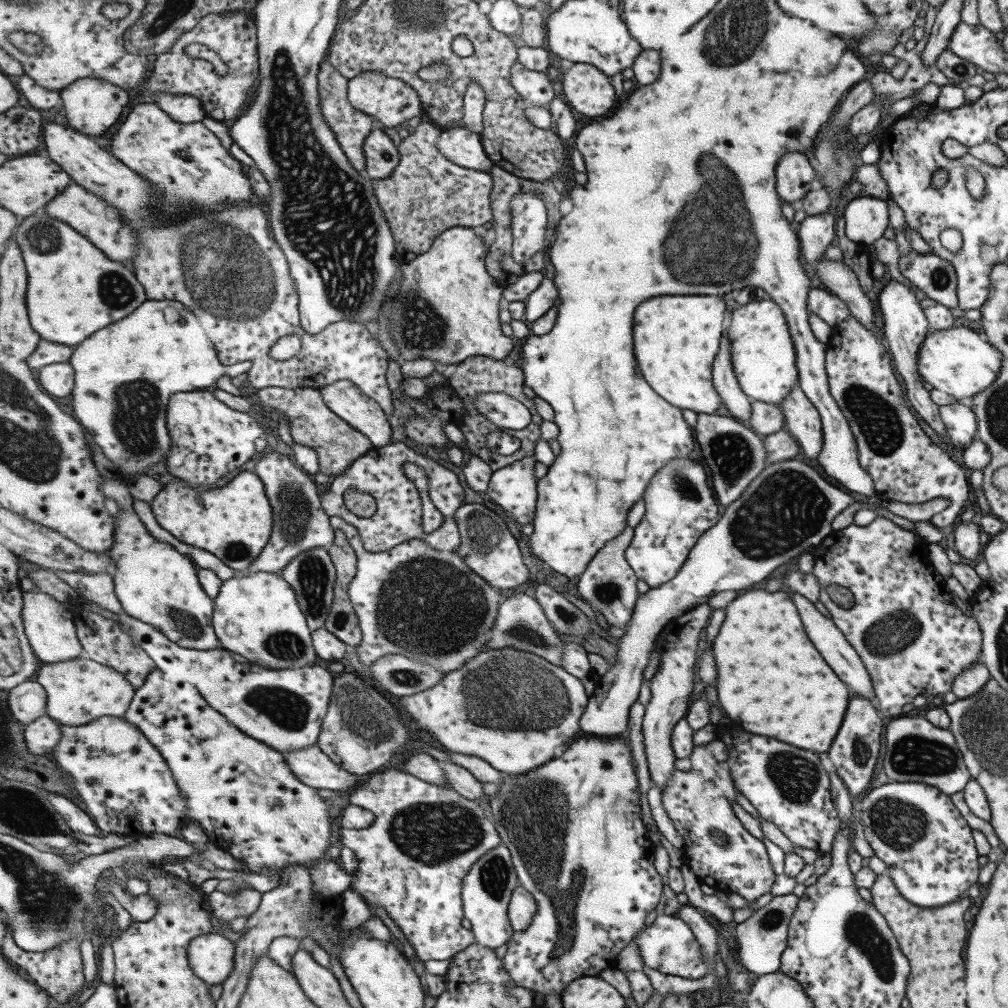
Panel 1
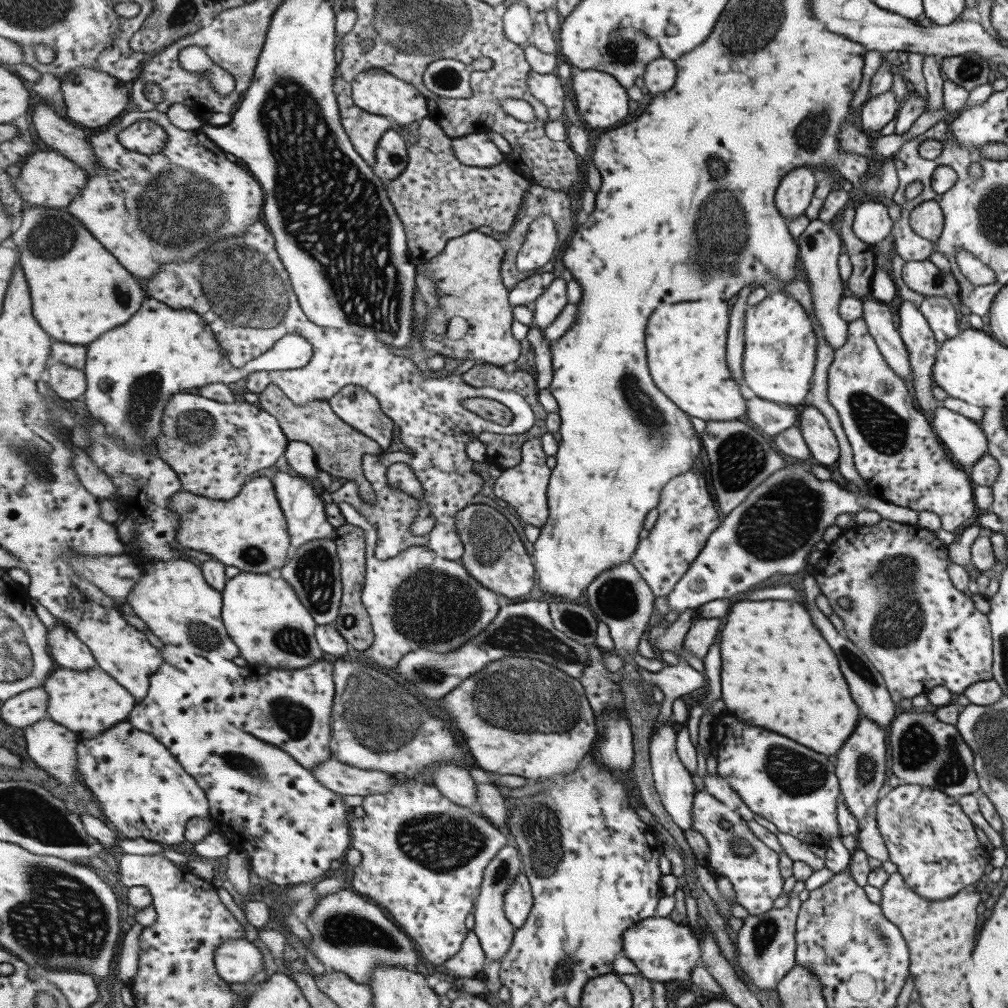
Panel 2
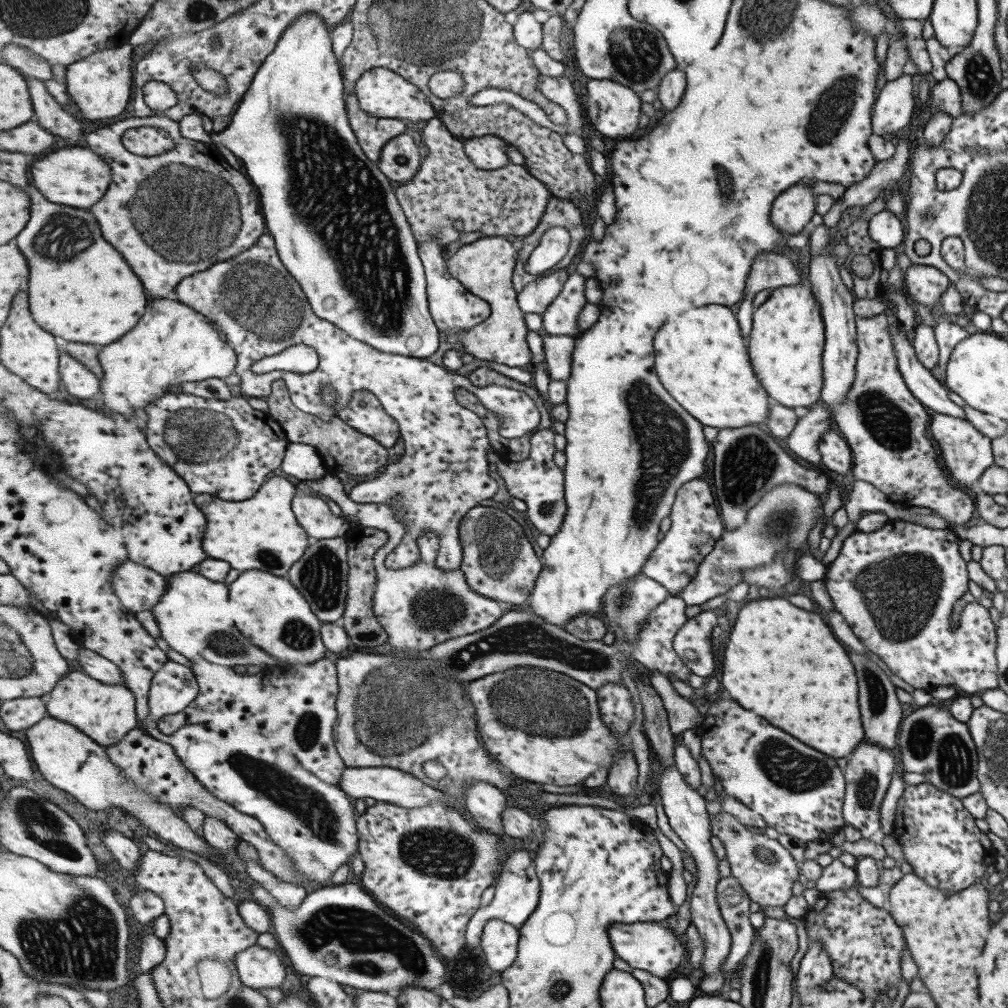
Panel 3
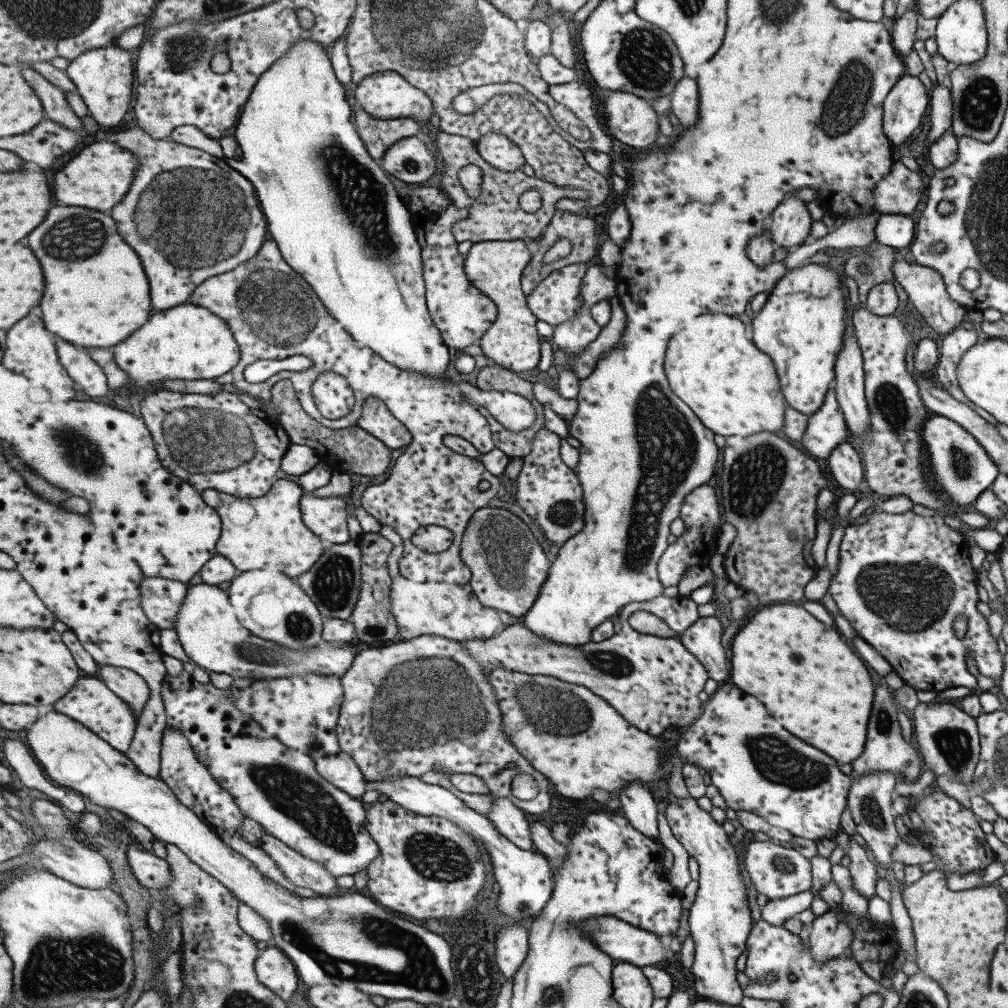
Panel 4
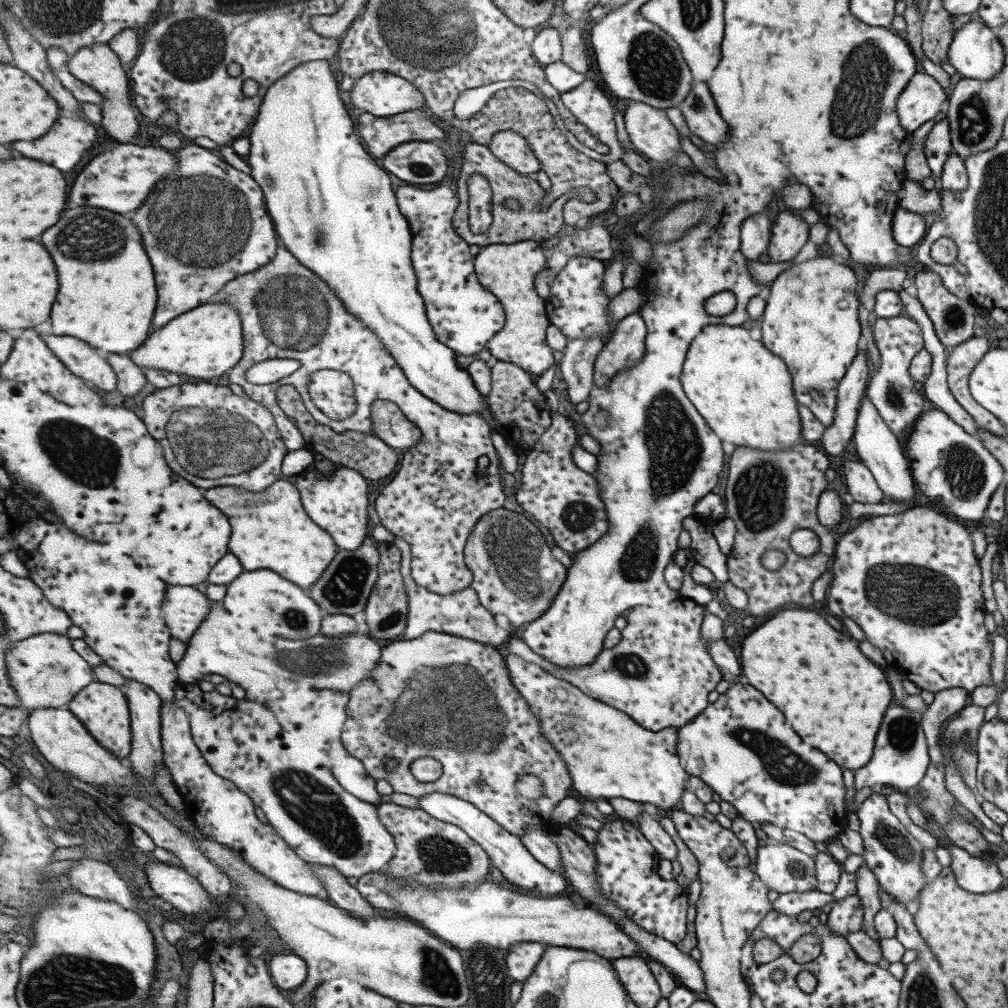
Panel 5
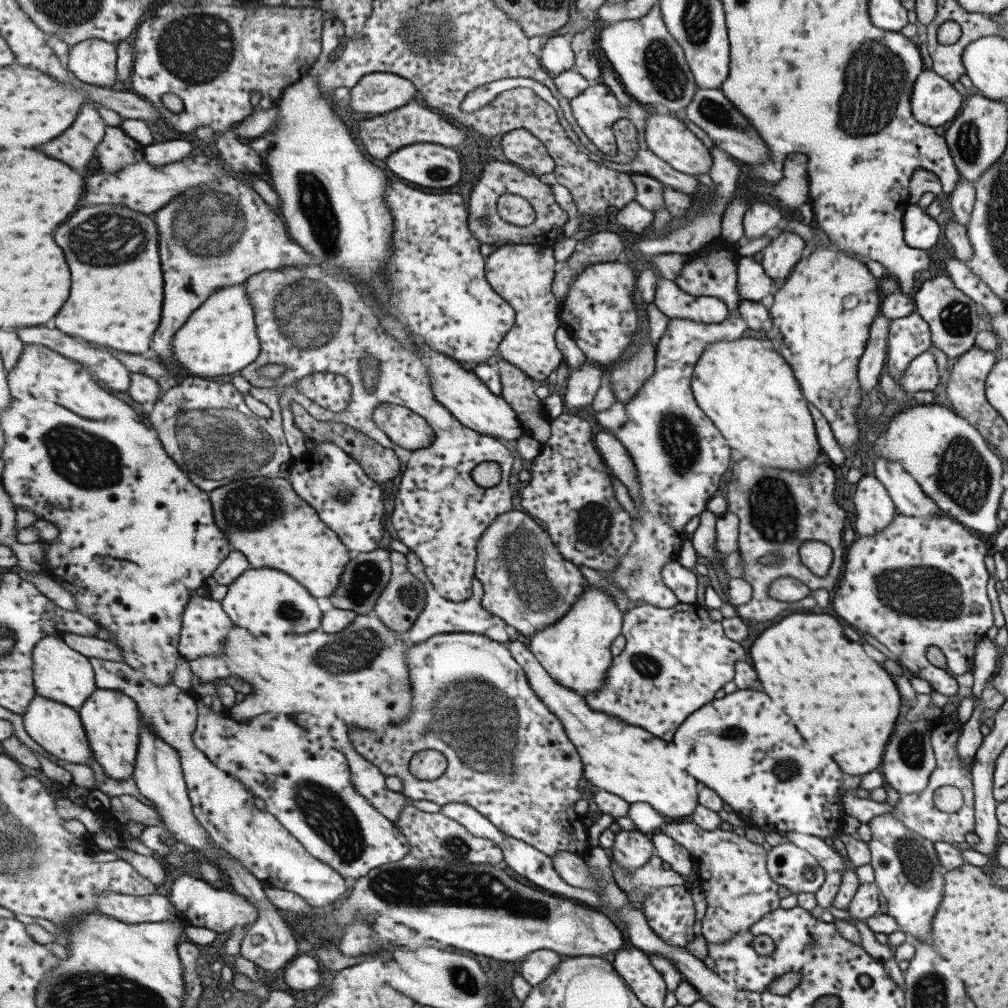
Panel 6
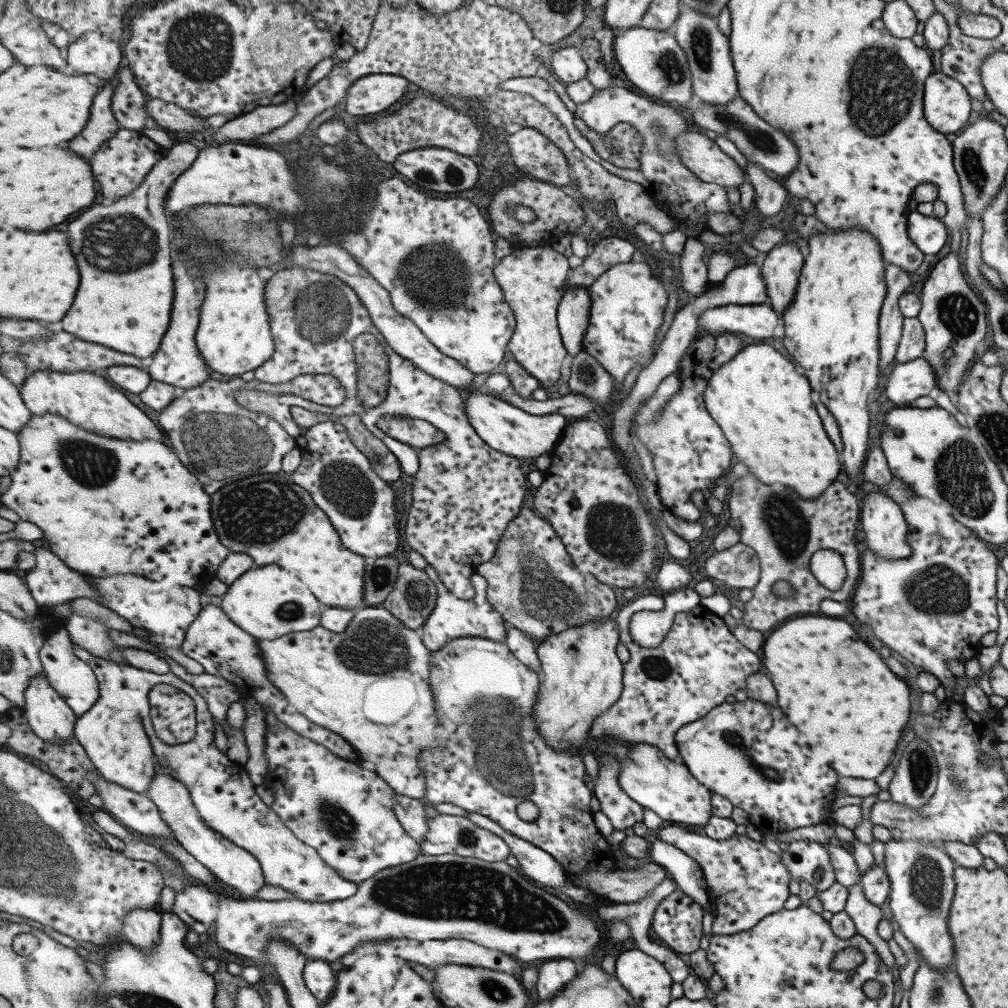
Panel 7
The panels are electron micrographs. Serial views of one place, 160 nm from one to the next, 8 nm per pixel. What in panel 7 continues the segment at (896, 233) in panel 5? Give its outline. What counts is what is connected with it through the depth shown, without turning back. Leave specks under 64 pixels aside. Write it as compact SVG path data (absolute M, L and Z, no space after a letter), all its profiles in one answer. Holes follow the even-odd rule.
M911 211L906 216L908 239L925 256L934 255L947 242L947 228L945 220L929 217L919 212Z

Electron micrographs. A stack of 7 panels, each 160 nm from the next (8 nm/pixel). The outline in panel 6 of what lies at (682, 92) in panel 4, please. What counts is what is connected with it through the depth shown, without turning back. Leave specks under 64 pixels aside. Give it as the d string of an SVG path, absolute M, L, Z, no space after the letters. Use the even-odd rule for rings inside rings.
M701 90L691 97L690 104L682 111L689 122L693 122L707 134L709 140L717 148L730 154L738 161L749 165L764 163L768 159L767 147L758 132L749 121L723 96L721 90Z

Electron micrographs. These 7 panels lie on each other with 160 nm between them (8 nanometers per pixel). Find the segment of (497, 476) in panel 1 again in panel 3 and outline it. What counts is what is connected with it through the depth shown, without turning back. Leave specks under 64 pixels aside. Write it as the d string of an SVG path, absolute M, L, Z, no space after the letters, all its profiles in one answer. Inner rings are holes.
M546 429L536 432L531 438L532 450L528 460L523 462L502 461L493 451L487 449L487 460L489 464L494 464L497 473L502 477L505 488L510 497L523 501L527 510L530 522L539 532L552 537L557 534L562 527L567 514L567 499L565 499L565 470L555 466L555 431Z

